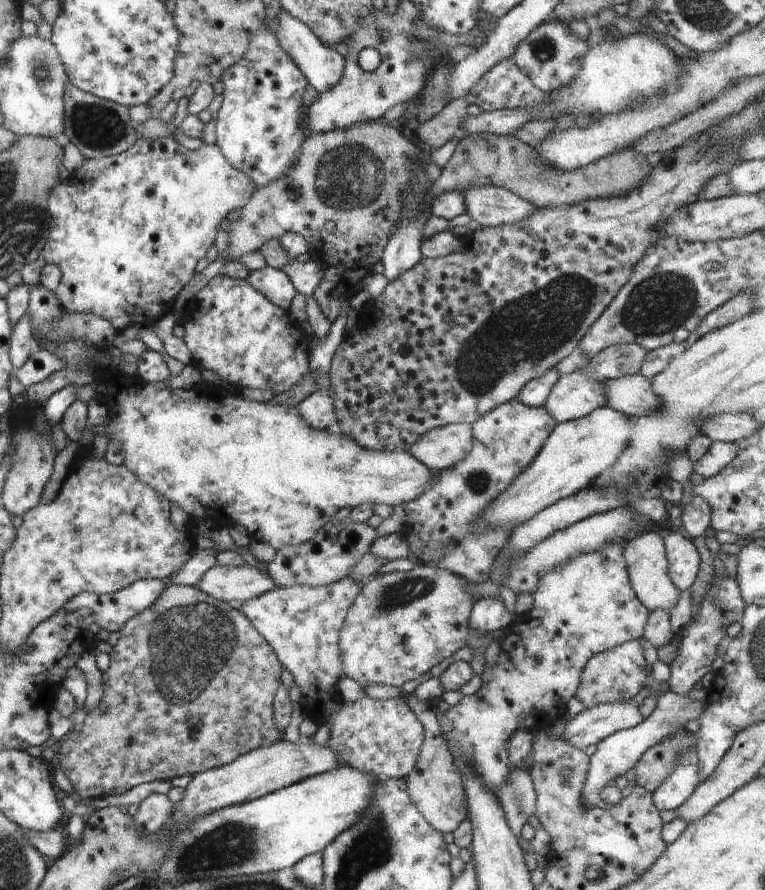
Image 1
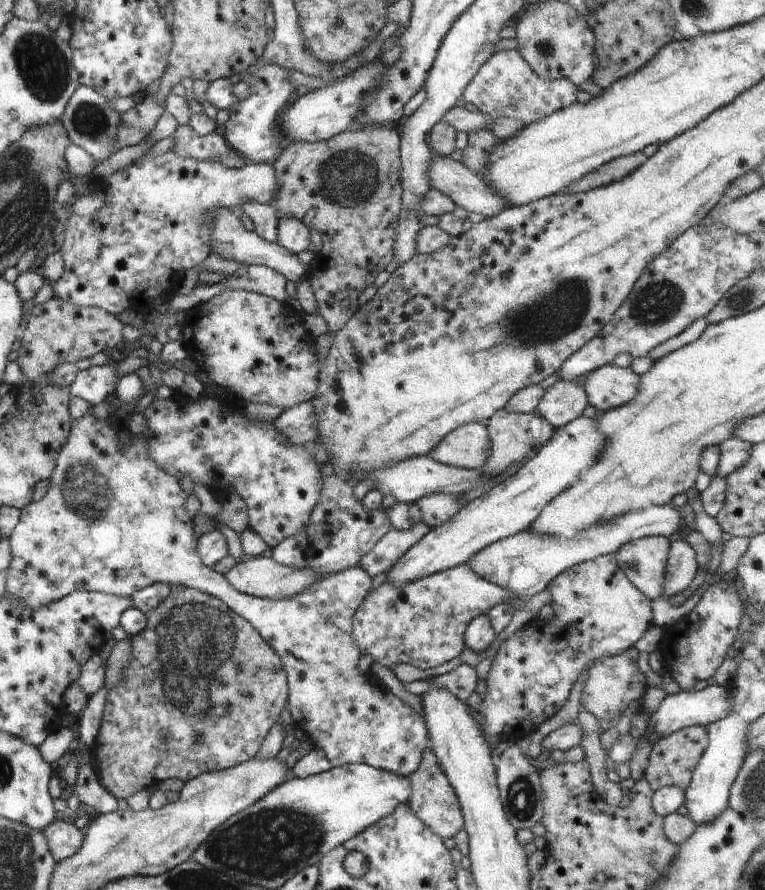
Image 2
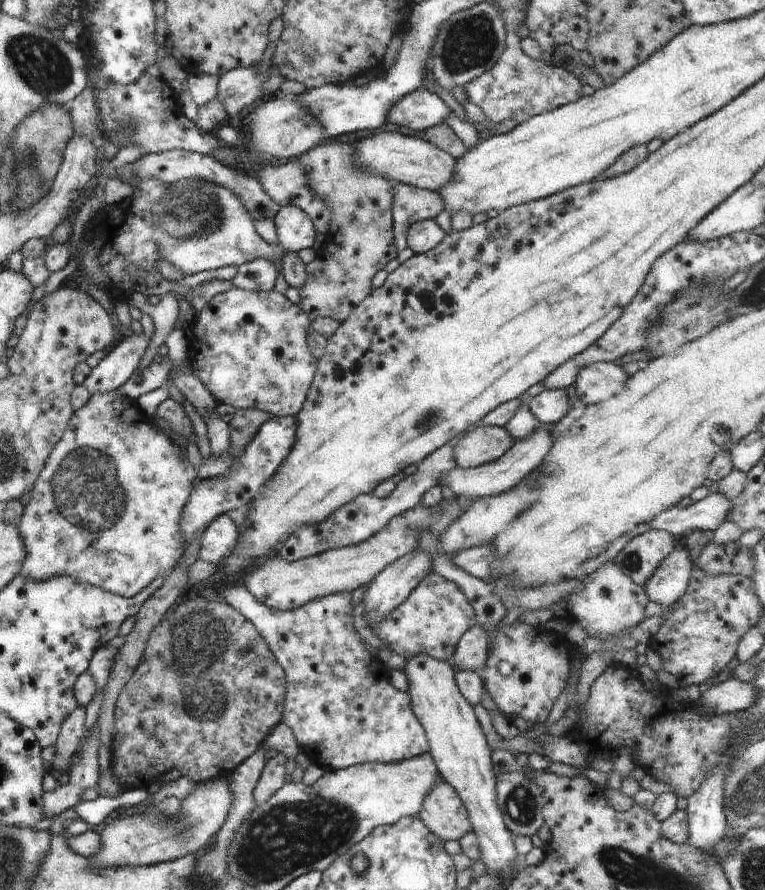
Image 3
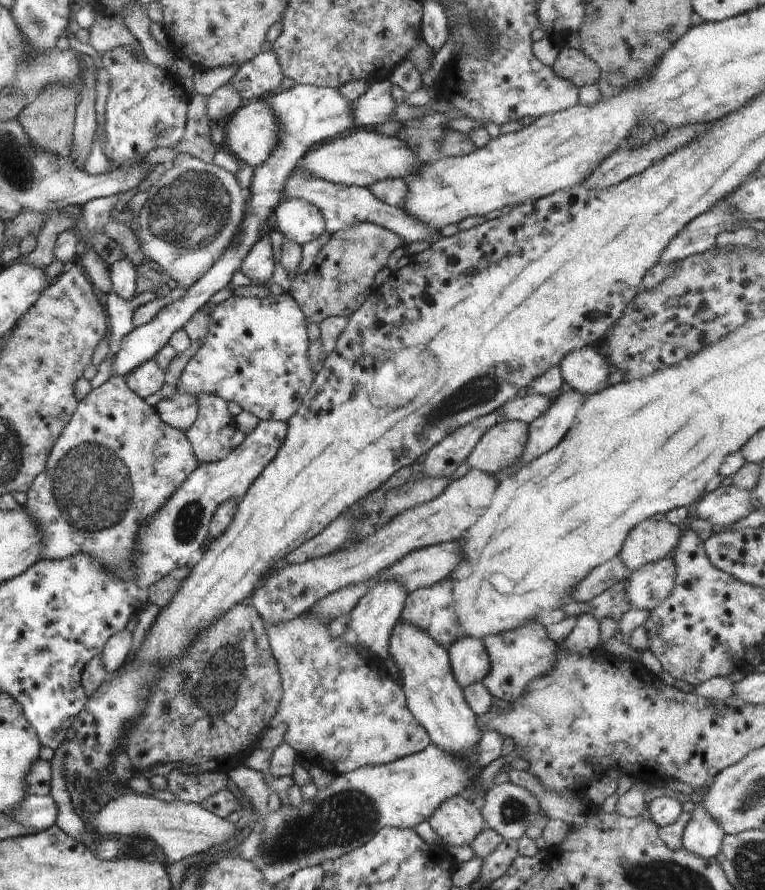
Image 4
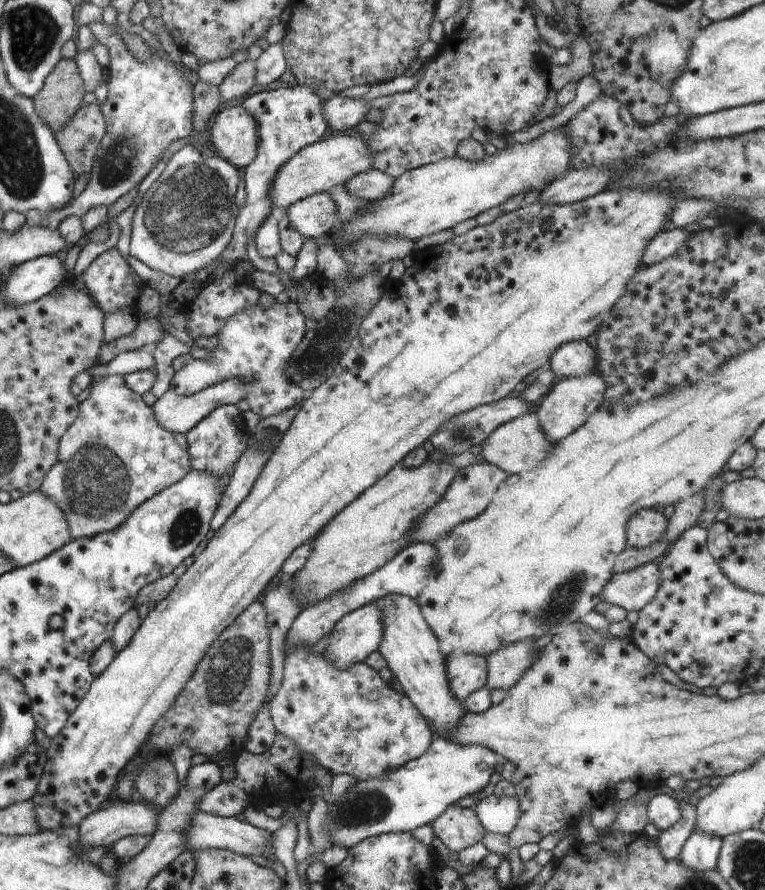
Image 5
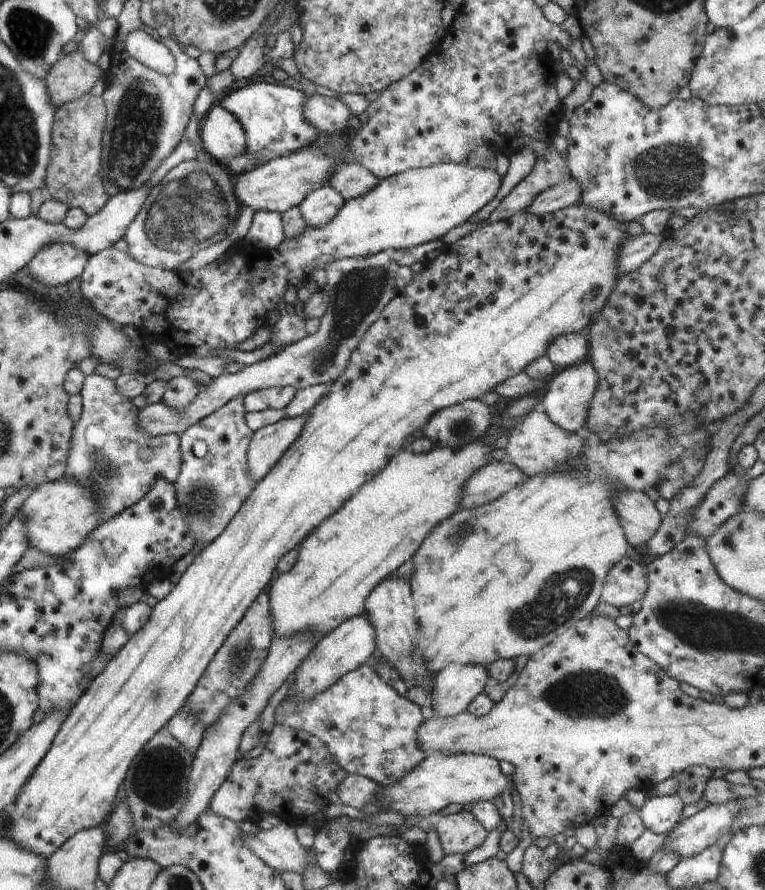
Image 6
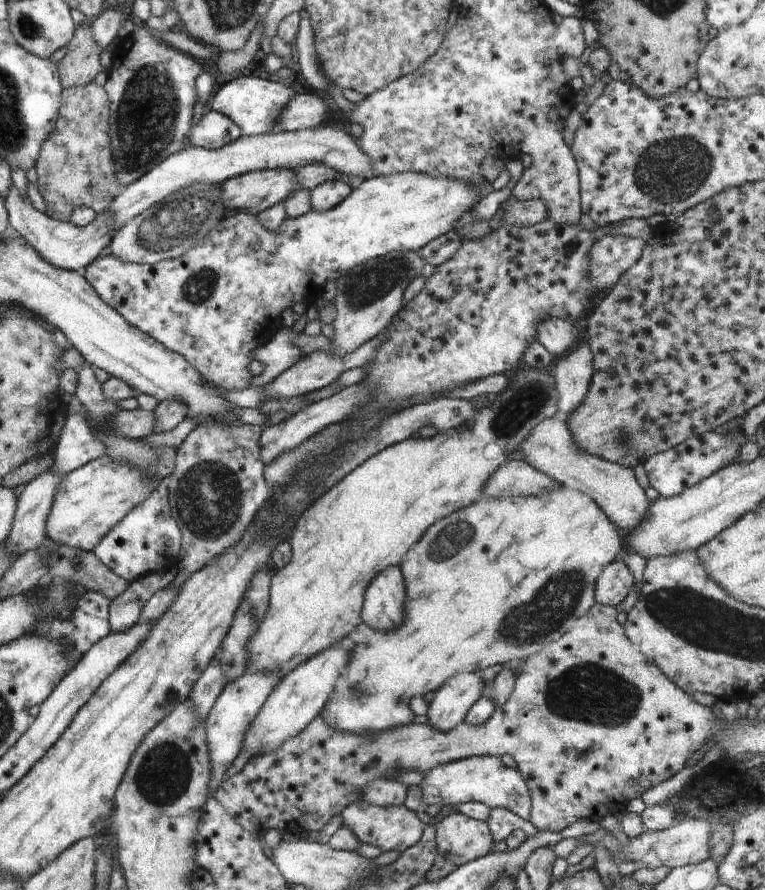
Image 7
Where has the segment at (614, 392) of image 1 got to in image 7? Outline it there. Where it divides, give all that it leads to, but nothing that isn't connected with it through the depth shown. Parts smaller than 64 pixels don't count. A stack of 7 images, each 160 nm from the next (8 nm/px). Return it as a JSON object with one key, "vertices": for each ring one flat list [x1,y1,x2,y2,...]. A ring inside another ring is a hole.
{"vertices":[[544,317,537,326,536,337,555,359,577,346,578,329,560,317]]}

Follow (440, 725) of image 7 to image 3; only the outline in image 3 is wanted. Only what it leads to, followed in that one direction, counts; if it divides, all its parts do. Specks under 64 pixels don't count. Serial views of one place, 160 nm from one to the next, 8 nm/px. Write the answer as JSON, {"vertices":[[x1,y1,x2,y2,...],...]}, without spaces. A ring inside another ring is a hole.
{"vertices":[[476,624,461,638,452,660,456,671,482,670,485,667,489,651,489,638,482,625]]}

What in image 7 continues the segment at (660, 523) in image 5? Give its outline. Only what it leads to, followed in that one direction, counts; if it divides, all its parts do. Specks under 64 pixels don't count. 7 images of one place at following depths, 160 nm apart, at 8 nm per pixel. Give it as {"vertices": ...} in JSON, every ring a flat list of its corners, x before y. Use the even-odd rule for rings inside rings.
{"vertices":[[554,416,539,422,525,438,520,450,534,469,554,478,560,486,580,491,594,500,618,528,632,532,647,513,651,501,636,481,634,470,581,451,573,441,564,417]]}

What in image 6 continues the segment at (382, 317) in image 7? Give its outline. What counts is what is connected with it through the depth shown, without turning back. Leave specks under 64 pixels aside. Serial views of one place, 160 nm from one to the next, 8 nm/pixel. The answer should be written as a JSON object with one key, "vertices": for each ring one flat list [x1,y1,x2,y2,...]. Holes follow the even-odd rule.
{"vertices":[[381,251,372,257,344,257,331,262,325,269,322,269,328,277,328,282,323,290,328,302,326,312,320,319,320,327,316,333,308,334,300,341,286,345,279,353,262,361,252,365,246,365,243,370,237,373,224,372,220,376,212,378,209,386,203,391,199,391,197,397,193,400,193,404,184,411,170,407,169,404,162,401,144,406,138,412,138,426,140,426,140,430,147,435,178,435,181,437,188,428,197,424,198,421,202,421,209,414,216,412,221,406,224,406,234,397,240,396,240,394,246,396,254,390,269,389,270,387,280,388,292,385,298,390,314,384,333,383,348,368,349,362,352,360,352,354,356,352,357,346,369,328,377,321,381,313,384,312,385,306,398,293,394,282,394,276,396,276,398,267,400,266,392,259,390,251]]}

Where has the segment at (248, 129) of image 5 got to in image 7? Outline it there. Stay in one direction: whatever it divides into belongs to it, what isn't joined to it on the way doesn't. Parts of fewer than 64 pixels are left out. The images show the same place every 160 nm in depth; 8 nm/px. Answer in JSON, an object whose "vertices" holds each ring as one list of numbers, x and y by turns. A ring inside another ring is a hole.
{"vertices":[[207,109,188,137,192,147,219,149,238,141,244,131,228,115]]}

